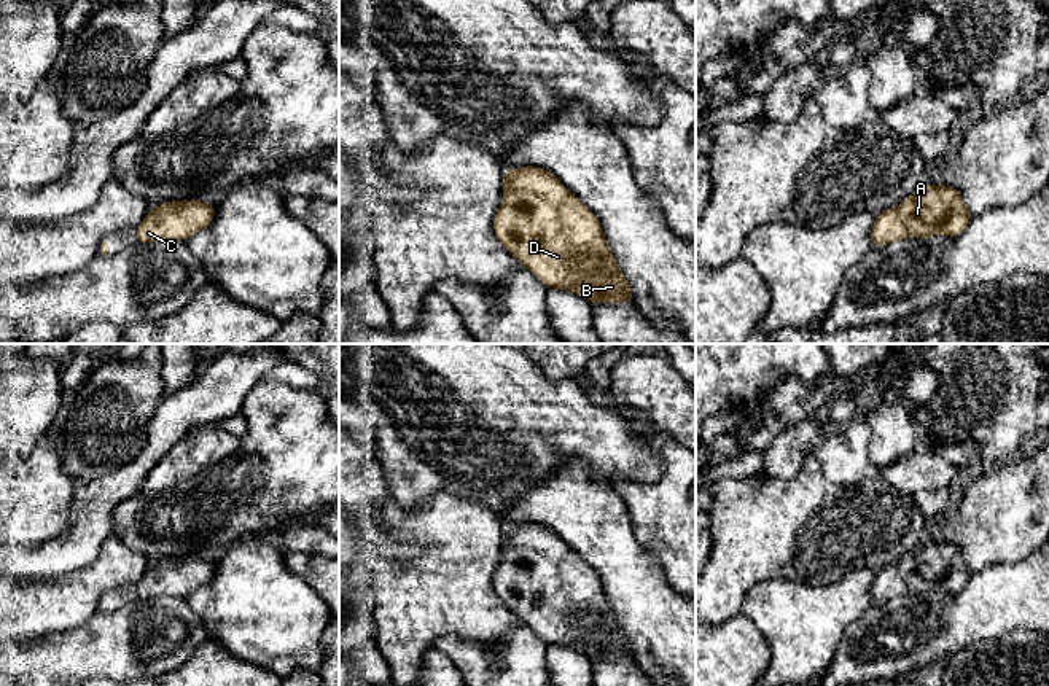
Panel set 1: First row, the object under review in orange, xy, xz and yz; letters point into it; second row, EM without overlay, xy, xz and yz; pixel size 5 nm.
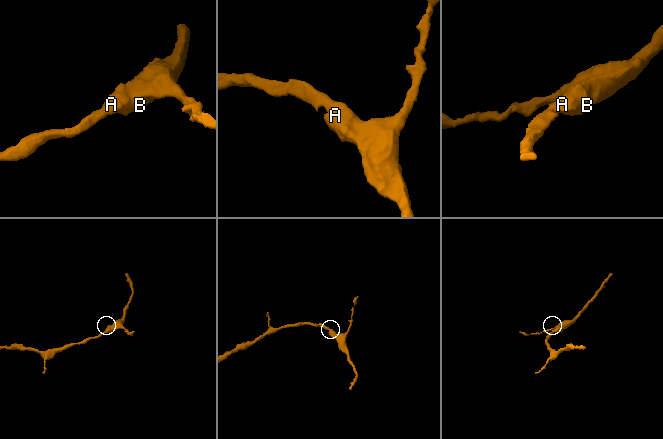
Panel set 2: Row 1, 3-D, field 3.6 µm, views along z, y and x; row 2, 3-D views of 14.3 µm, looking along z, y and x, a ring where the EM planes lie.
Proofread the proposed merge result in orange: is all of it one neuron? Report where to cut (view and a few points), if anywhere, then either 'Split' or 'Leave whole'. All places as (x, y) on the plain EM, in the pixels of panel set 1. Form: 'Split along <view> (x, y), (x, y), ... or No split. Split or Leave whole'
No split. Leave whole

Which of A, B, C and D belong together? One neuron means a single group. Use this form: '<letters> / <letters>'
A B C D

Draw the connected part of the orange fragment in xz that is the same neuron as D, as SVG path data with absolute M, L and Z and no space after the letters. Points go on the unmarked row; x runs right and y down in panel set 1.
M536 522L505 527L503 549L501 562L493 575L495 594L546 645L573 648L591 661L635 659L599 575L552 528Z

